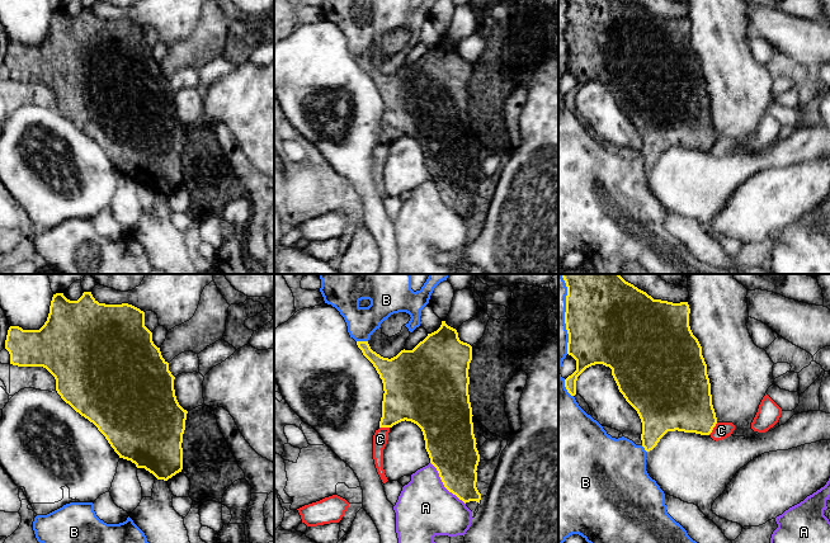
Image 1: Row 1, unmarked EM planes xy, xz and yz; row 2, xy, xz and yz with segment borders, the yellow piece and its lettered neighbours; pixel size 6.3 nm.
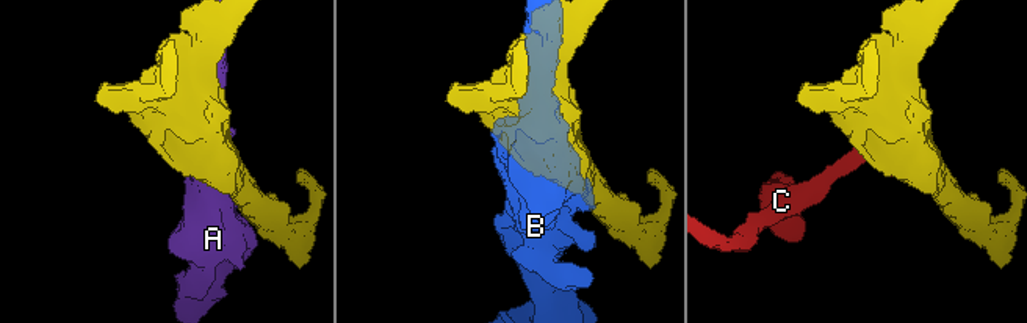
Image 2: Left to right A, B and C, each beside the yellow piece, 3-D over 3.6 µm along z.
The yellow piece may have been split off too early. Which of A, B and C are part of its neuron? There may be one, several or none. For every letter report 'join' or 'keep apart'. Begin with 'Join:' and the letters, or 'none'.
Join: none
A: keep apart
B: keep apart
C: keep apart

